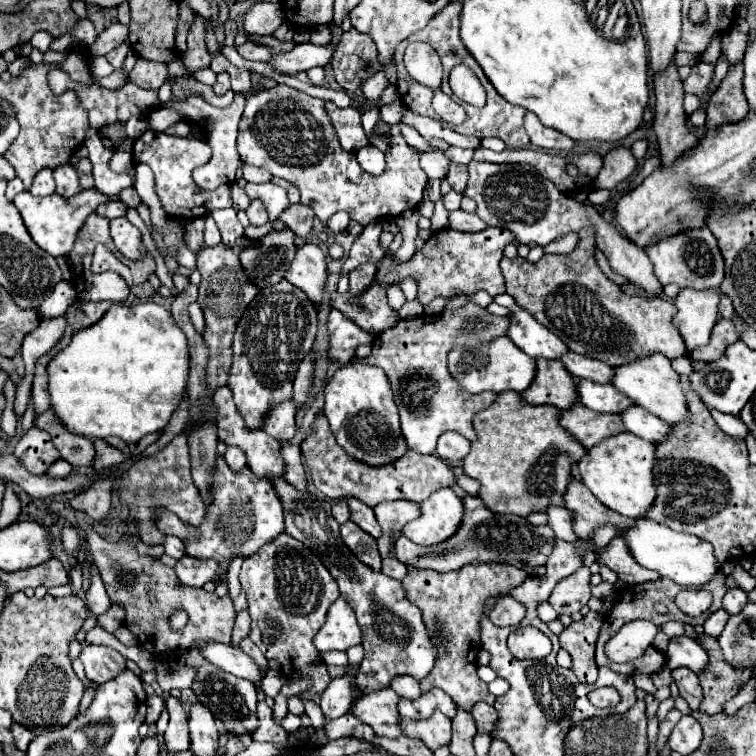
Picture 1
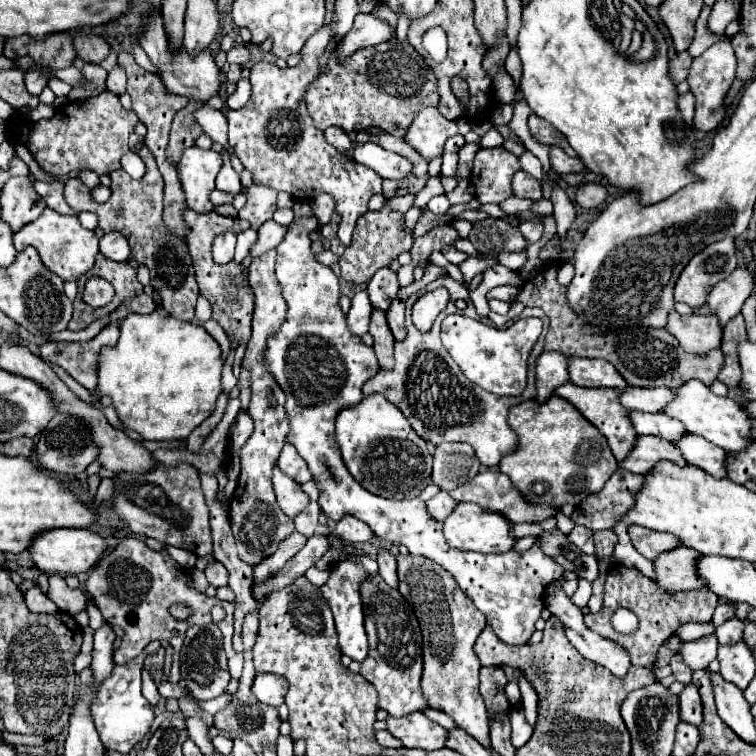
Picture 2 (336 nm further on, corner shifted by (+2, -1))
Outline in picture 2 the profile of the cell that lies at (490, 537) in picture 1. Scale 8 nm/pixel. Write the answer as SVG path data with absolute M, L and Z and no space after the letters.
M554 530L552 534L544 532L538 540L542 542L544 554L554 558L564 570L570 570L570 572L578 574L578 578L584 578L588 582L594 582L598 578L596 556L588 556L588 554L580 552L574 544L568 542L568 538L562 532L558 532L558 530Z

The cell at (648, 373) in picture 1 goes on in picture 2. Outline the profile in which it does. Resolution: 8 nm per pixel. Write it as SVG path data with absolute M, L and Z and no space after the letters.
M688 380L680 388L676 388L676 400L666 406L668 416L680 420L690 434L702 436L708 442L724 448L726 452L742 452L752 444L752 420L742 412L742 406L732 398L720 398L710 388L706 388L700 380Z

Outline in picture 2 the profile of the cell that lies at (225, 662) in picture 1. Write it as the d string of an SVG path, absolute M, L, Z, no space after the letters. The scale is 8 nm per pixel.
M256 674L252 692L260 702L278 708L284 704L286 688L288 688L288 682L278 674Z

